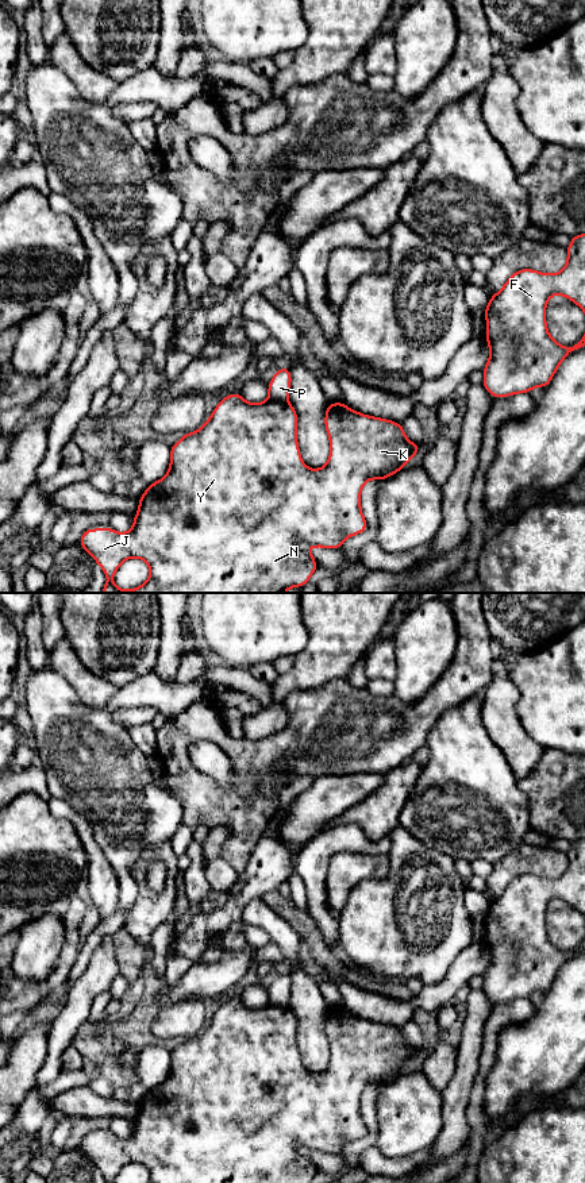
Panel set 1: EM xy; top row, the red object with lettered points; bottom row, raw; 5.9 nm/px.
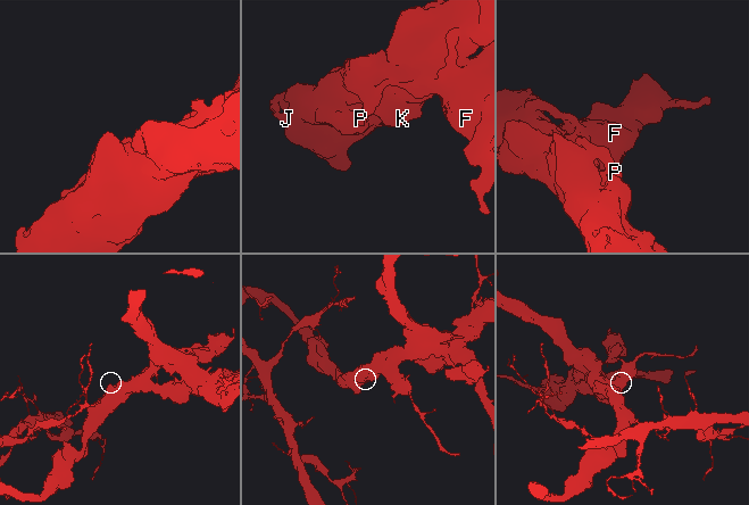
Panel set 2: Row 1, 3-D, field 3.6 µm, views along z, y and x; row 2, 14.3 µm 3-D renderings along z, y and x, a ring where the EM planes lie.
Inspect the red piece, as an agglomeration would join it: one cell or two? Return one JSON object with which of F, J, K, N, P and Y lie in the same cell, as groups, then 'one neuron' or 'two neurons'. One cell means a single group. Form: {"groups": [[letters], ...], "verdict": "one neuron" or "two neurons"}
{"groups": [["F", "P"], ["J", "K", "N", "Y"]], "verdict": "two neurons"}

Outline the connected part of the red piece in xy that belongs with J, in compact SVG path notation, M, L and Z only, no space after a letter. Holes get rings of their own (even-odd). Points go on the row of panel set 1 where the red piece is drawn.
M240 393L226 396L213 409L212 416L204 425L182 438L170 447L170 469L163 478L149 485L139 501L139 509L134 516L134 527L127 533L101 527L99 529L86 529L81 535L78 544L99 563L104 570L107 583L101 593L285 593L289 587L303 587L317 570L316 560L309 552L311 547L342 548L342 543L354 535L367 529L367 523L361 510L361 490L367 479L386 479L419 452L419 444L409 442L405 436L401 423L395 423L381 417L372 417L355 412L343 402L330 402L324 417L326 431L330 436L330 458L324 467L313 470L308 469L300 456L297 444L297 413L286 401L280 402L266 400L263 402L251 404L243 400ZM128 558L143 559L150 567L149 579L139 587L122 590L113 582L113 574L119 566Z

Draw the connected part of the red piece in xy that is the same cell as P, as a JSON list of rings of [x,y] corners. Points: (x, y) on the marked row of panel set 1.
[[[288,366],[278,369],[268,384],[269,400],[286,402],[290,390],[292,375]]]

